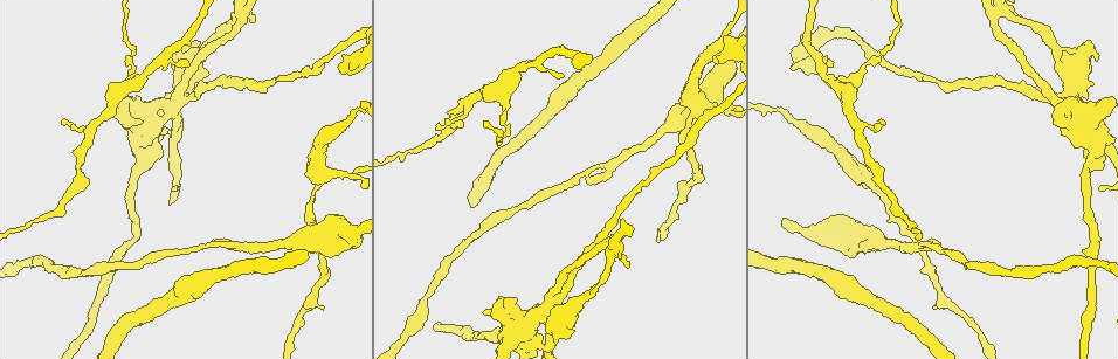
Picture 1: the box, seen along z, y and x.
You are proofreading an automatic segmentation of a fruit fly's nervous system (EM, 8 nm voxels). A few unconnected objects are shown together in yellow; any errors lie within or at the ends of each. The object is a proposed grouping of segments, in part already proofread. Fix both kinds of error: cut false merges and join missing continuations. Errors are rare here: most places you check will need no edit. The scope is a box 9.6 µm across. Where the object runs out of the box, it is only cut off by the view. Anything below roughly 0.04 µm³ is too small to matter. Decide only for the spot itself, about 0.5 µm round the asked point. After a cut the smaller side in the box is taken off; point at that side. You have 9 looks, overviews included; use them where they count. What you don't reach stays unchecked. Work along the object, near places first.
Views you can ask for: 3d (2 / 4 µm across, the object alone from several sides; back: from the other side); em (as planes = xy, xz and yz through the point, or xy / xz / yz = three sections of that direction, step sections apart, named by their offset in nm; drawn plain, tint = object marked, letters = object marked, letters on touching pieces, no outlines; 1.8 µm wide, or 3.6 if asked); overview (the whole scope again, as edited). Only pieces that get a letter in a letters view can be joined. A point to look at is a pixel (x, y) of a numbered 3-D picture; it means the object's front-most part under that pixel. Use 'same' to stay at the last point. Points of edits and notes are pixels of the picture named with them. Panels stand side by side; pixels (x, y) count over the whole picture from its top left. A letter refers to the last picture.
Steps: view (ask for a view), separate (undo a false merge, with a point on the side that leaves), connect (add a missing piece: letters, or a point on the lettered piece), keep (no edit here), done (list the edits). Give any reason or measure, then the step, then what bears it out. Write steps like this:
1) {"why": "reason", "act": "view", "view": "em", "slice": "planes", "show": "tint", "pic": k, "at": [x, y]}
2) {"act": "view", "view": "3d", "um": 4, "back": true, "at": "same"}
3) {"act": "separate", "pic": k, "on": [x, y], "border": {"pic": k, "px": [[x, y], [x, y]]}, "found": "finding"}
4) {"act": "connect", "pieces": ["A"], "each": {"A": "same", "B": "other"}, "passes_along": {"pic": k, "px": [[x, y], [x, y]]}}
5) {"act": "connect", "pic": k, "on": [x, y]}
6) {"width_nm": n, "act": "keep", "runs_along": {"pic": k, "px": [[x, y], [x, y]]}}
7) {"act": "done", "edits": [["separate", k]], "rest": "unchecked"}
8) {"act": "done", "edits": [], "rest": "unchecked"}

{"why": "long arm stops here", "act": "view", "view": "em", "slice": "xz", "step": 4, "show": "letters", "pic": 1, "at": [343, 74]}

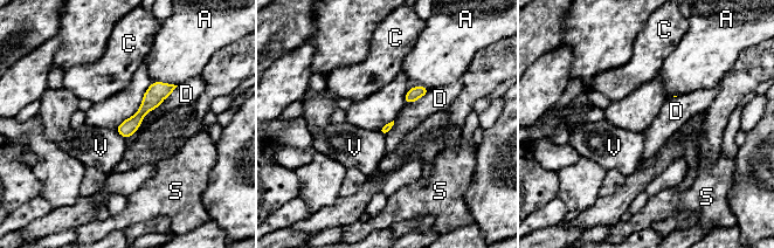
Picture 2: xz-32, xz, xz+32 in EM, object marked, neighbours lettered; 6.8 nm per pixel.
{"why": "cut it another way", "act": "view", "view": "em", "slice": "planes", "show": "letters", "at": "same"}

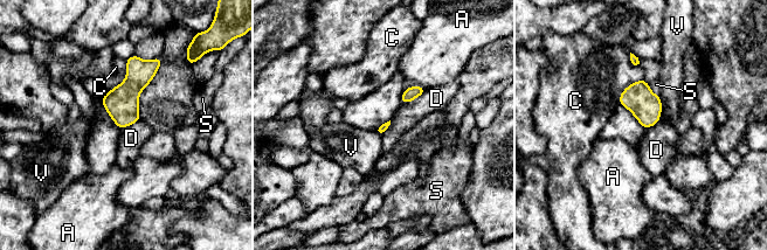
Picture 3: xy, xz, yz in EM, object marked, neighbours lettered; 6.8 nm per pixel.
{"act": "keep", "each": {"A": "other", "C": "other", "D": "other", "S": "other", "V": "other"}, "border": {"pic": 3, "px": [[427, 90], [409, 102], [401, 103]]}, "found": "no lettered piece goes on from it"}

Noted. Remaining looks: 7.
{"act": "view", "view": "3d", "um": 2, "pic": 1, "at": [188, 62]}

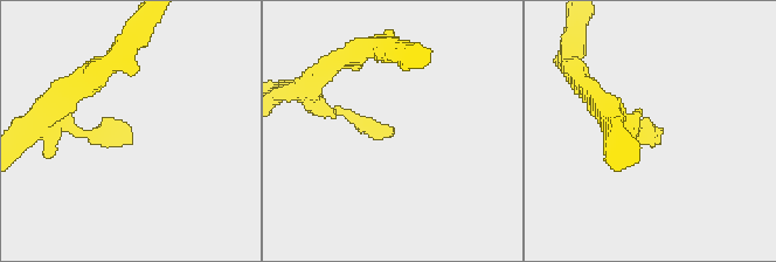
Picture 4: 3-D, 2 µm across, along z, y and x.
{"why": "now the EM", "act": "view", "view": "em", "slice": "xz", "step": 8, "show": "plain", "pic": 4, "at": [393, 135]}

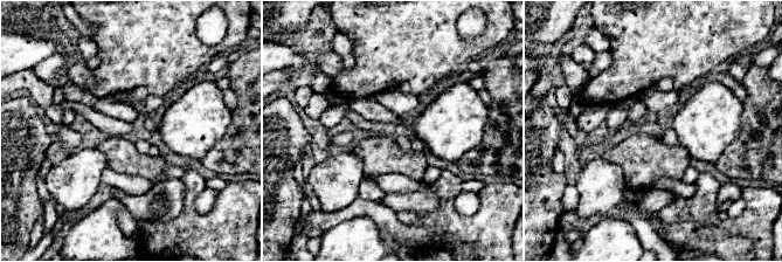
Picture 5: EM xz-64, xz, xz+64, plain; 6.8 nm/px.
{"why": "see the neighbours", "act": "view", "view": "em", "slice": "xz", "step": 8, "show": "letters", "at": "same"}

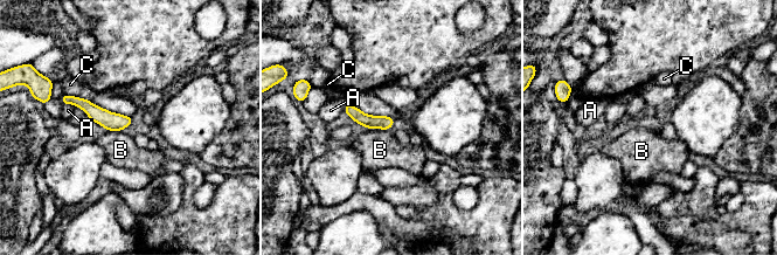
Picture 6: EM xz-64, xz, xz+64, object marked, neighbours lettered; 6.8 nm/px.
{"width_nm": 100, "act": "keep", "each": {"A": "other", "B": "other", "C": "other"}, "border": {"pic": 6, "px": [[366, 128], [387, 130]]}, "found": "none of them fits"}

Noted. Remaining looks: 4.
{"act": "view", "view": "em", "slice": "yz", "step": 4, "show": "tint", "pic": 1, "at": [173, 102]}

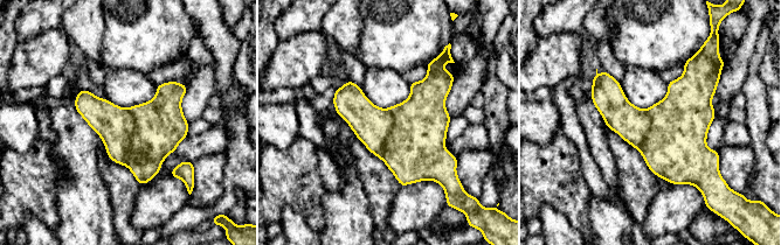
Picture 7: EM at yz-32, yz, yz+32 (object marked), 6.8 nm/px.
{"act": "view", "view": "em", "slice": "yz", "step": 4, "show": "letters", "at": "same"}

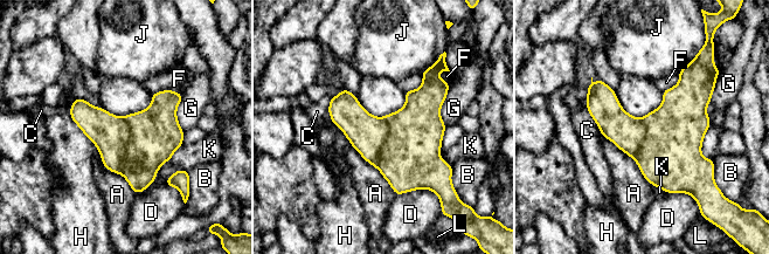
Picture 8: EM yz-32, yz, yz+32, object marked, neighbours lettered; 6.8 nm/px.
{"width_nm": 440, "act": "keep", "each": {"A": "other", "B": "other", "C": "other", "D": "other", "F": "other", "G": "other", "H": "other", "J": "other", "K": "other", "L": "other"}, "border": {"pic": 8, "px": [[614, 90], [636, 117], [663, 102]]}, "found": "one neuron here"}

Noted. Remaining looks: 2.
{"act": "done", "edits": [], "rest": "unchecked"}

